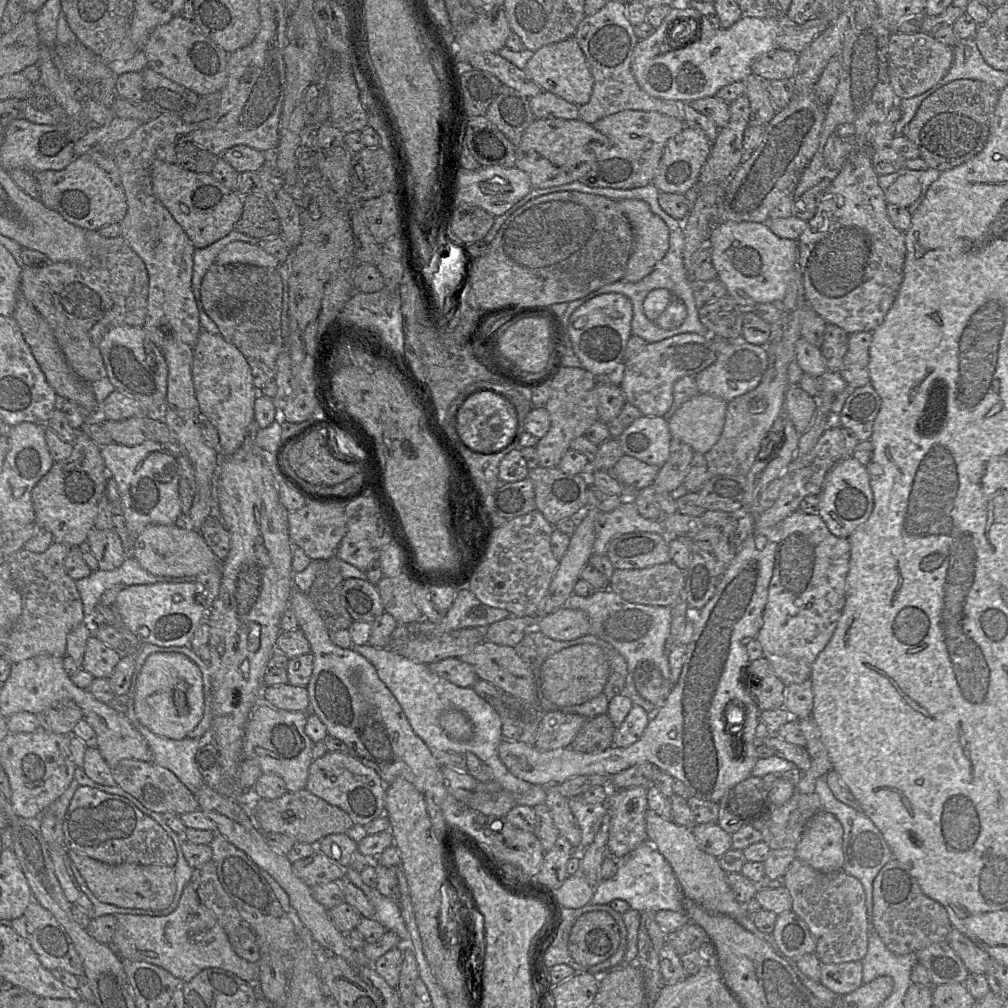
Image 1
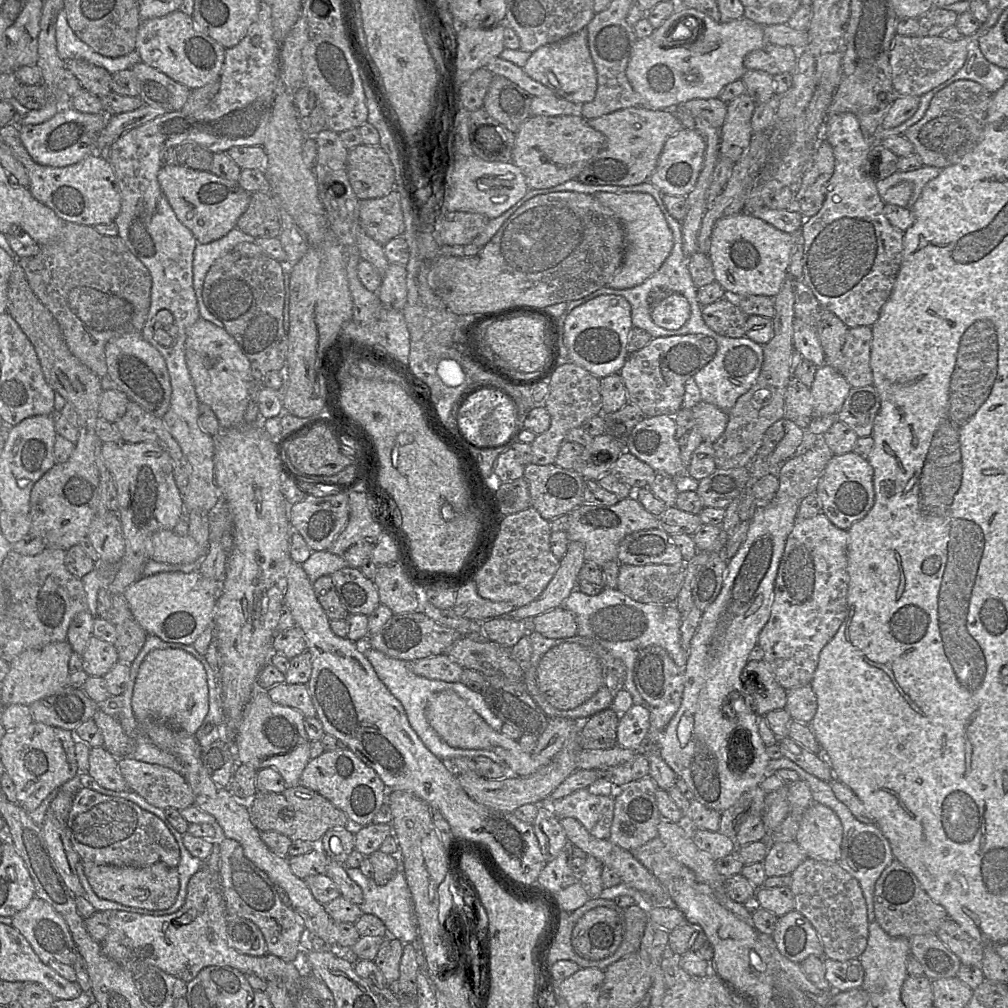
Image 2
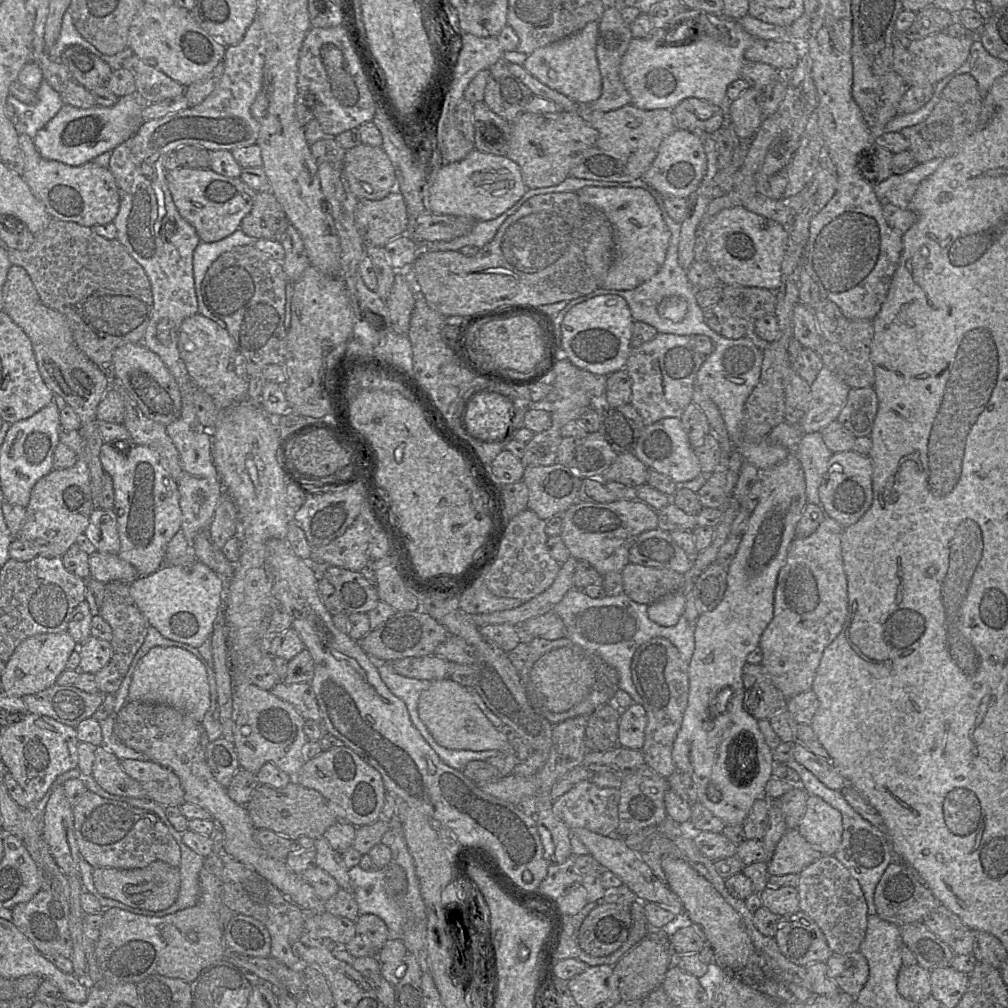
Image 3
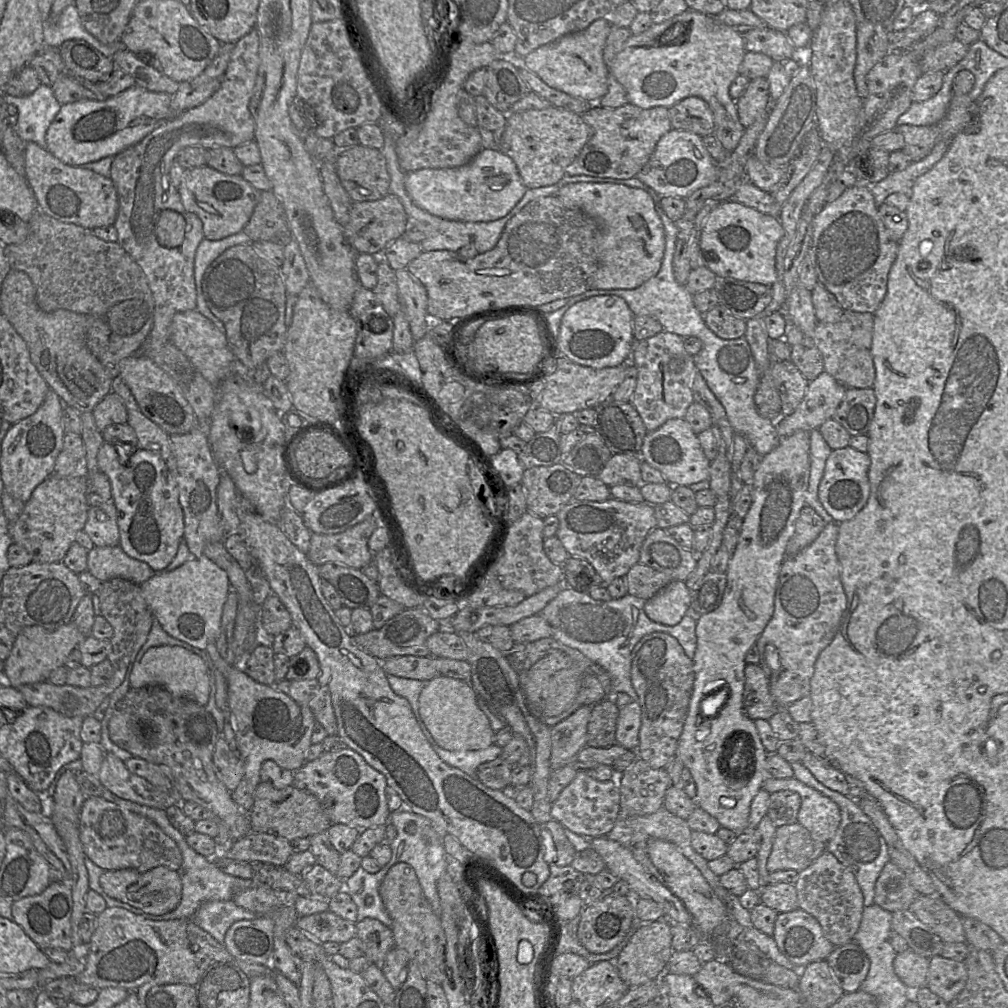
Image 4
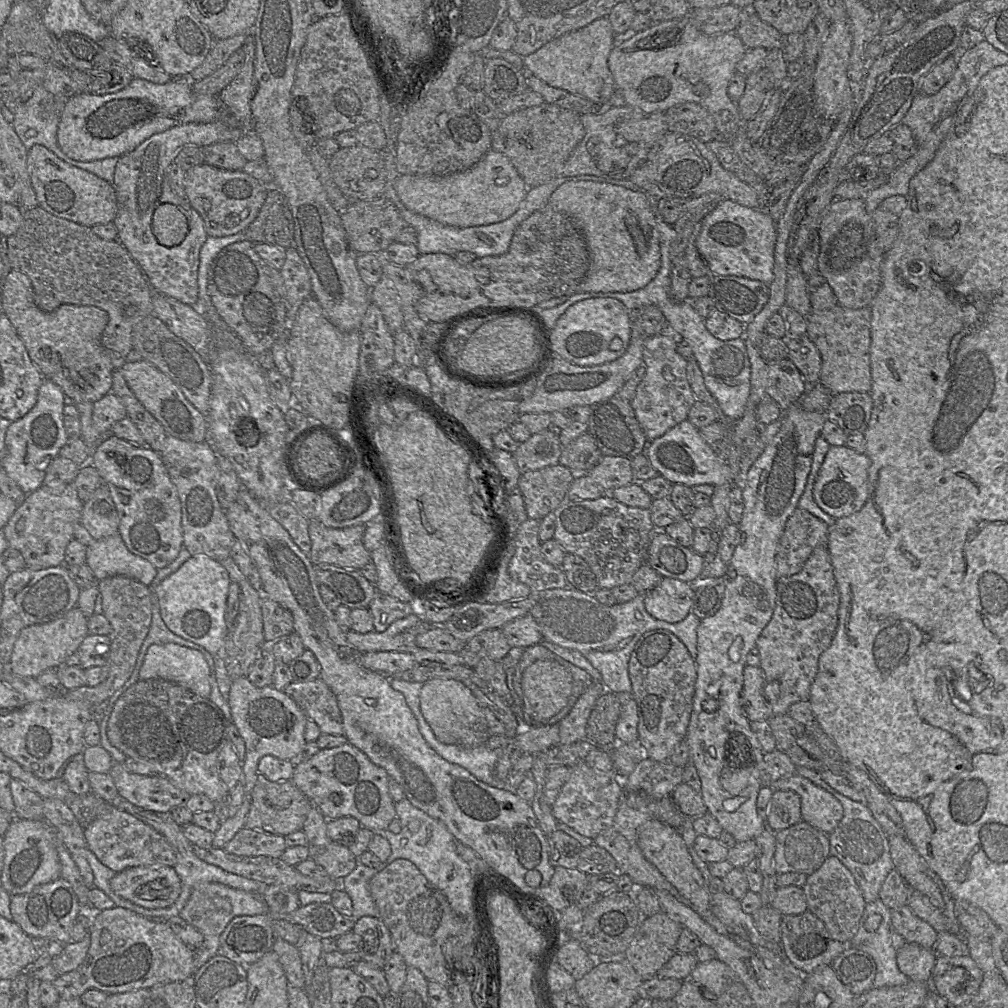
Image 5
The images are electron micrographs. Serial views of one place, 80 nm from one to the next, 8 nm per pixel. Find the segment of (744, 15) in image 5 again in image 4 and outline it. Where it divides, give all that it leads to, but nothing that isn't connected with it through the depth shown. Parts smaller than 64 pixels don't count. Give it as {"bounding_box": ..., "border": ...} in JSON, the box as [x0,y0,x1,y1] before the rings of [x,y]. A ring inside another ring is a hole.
{"bounding_box":[743,26,799,62],"border":[[[768,26],[755,28],[743,34],[746,52],[759,52],[773,61],[784,62],[799,55],[786,33]]]}

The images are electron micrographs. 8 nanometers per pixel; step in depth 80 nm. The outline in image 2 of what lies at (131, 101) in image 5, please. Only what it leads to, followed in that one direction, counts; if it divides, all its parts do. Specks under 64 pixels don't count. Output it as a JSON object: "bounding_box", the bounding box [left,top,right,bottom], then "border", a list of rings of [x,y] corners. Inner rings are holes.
{"bounding_box":[20,105,110,167],"border":[[[70,105],[62,106],[54,117],[41,124],[21,126],[20,139],[29,155],[38,164],[52,167],[73,165],[100,151],[97,148],[97,138],[106,126],[108,116],[110,115],[105,113],[81,113]]]}

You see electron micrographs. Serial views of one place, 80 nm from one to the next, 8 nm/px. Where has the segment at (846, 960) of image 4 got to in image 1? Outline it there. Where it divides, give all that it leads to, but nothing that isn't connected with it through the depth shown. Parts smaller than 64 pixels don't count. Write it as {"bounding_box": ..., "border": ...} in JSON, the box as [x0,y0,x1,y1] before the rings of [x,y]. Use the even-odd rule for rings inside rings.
{"bounding_box":[820,960,863,996],"border":[[[861,960],[836,964],[821,962],[820,969],[820,983],[841,996],[863,984]]]}

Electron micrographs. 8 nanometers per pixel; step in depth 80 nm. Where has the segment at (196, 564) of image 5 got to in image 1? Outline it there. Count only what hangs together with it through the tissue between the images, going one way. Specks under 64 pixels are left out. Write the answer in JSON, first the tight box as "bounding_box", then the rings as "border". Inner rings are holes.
{"bounding_box":[114,582,208,647],"border":[[[159,582],[131,585],[117,595],[114,608],[125,626],[143,643],[160,647],[190,645],[198,626],[206,621],[208,610],[195,600],[195,582]]]}

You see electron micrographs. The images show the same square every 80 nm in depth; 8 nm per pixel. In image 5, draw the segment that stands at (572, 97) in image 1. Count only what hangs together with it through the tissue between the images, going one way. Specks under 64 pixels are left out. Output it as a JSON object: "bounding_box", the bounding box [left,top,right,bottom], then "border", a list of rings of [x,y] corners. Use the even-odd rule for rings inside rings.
{"bounding_box":[523,17,615,104],"border":[[[607,17],[566,33],[523,57],[524,68],[548,85],[585,97],[598,104],[608,104],[615,82],[608,67],[608,57],[615,45],[615,33]]]}

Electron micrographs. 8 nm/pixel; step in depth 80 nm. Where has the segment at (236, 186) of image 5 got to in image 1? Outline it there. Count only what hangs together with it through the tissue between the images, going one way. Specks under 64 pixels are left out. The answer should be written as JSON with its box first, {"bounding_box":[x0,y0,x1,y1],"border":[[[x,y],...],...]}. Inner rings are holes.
{"bounding_box":[151,158,243,248],"border":[[[155,158],[151,170],[152,191],[182,227],[194,248],[205,248],[228,235],[243,210],[243,196],[216,181],[210,174],[183,169]]]}

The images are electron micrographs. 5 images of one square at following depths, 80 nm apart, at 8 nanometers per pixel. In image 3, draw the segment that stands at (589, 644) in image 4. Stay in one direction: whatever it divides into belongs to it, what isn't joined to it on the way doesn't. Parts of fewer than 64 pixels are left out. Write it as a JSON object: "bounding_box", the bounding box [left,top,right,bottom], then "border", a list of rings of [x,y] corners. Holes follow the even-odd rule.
{"bounding_box":[554,587,695,705],"border":[[[573,587],[554,607],[554,611],[563,620],[566,636],[585,650],[599,655],[619,673],[619,689],[627,692],[635,704],[642,705],[631,678],[631,662],[637,648],[654,637],[670,640],[688,663],[695,649],[695,623],[689,622],[683,615],[674,626],[661,626],[648,616],[648,606],[631,600],[626,594],[603,598],[591,598],[582,589]]]}

